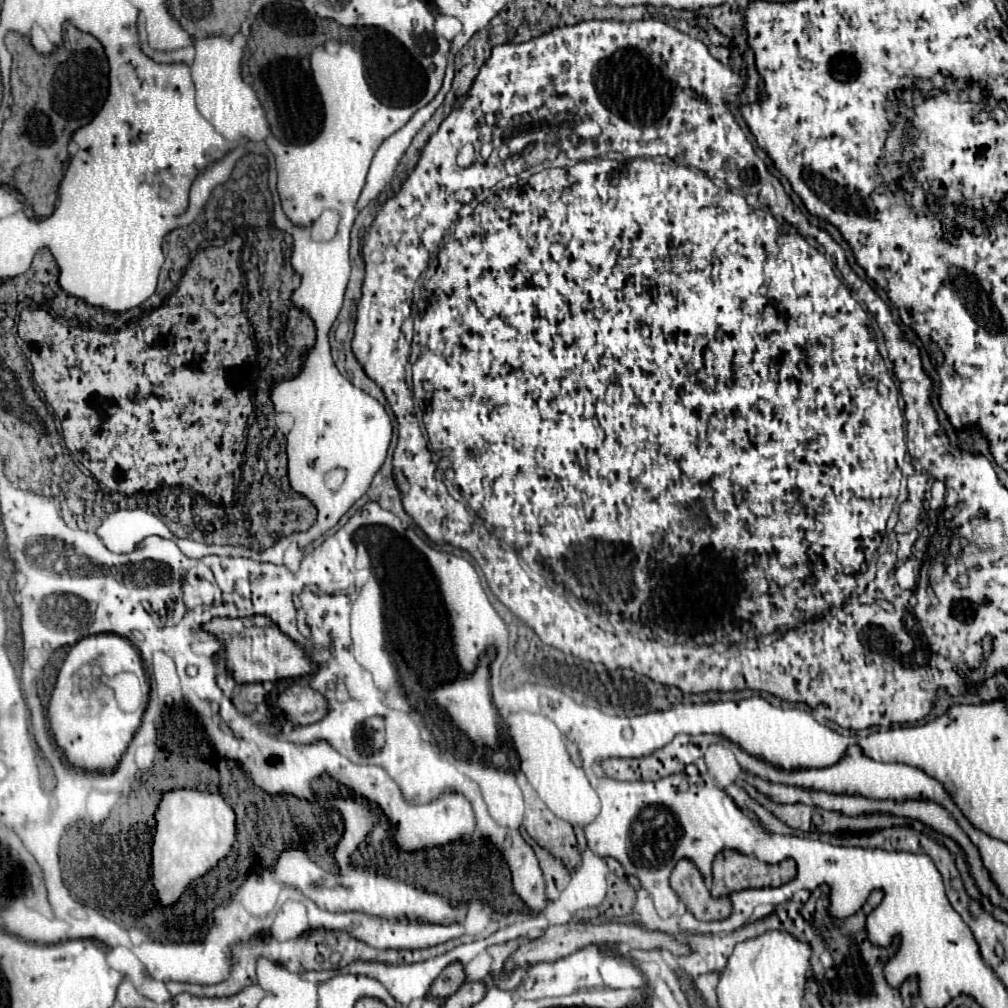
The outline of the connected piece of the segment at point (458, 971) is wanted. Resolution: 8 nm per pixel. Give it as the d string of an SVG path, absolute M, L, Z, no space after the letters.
M455 961L455 963L447 965L447 967L441 971L441 975L433 981L433 985L431 985L431 995L433 995L435 999L447 999L447 997L451 997L451 995L465 983L465 979L467 979L467 975L465 975L463 963Z

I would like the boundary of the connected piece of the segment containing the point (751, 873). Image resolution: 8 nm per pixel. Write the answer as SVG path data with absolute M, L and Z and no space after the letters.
M725 849L713 861L711 895L721 897L747 887L779 887L787 881L783 879L783 871L787 869L795 869L793 859L769 865L739 851Z

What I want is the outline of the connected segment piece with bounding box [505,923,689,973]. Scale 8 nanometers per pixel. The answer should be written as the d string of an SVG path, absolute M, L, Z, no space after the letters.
M567 923L567 925L553 925L549 927L539 939L533 939L525 945L521 945L511 959L505 963L507 973L511 973L517 967L527 967L527 965L535 965L541 961L555 961L561 957L567 957L583 947L587 947L589 943L593 945L615 945L615 943L627 943L631 949L669 949L673 955L685 955L689 953L689 947L685 945L685 941L673 937L673 935L665 935L659 931L647 931L639 925L625 925L625 923L601 923L601 925L591 925L591 923Z

